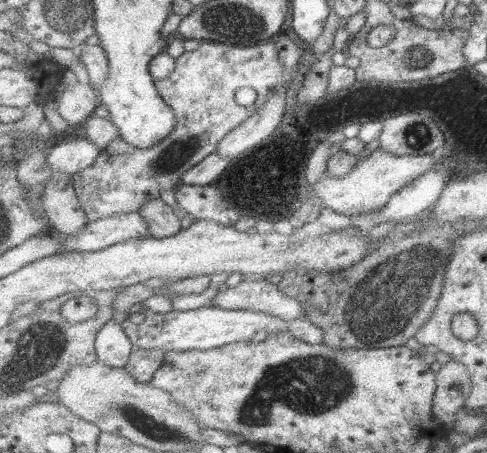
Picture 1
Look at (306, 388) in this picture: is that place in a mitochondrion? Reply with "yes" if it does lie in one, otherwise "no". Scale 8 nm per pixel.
yes

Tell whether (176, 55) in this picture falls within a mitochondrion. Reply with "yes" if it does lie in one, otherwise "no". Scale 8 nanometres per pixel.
no

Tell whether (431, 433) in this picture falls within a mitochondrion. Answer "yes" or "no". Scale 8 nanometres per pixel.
no

